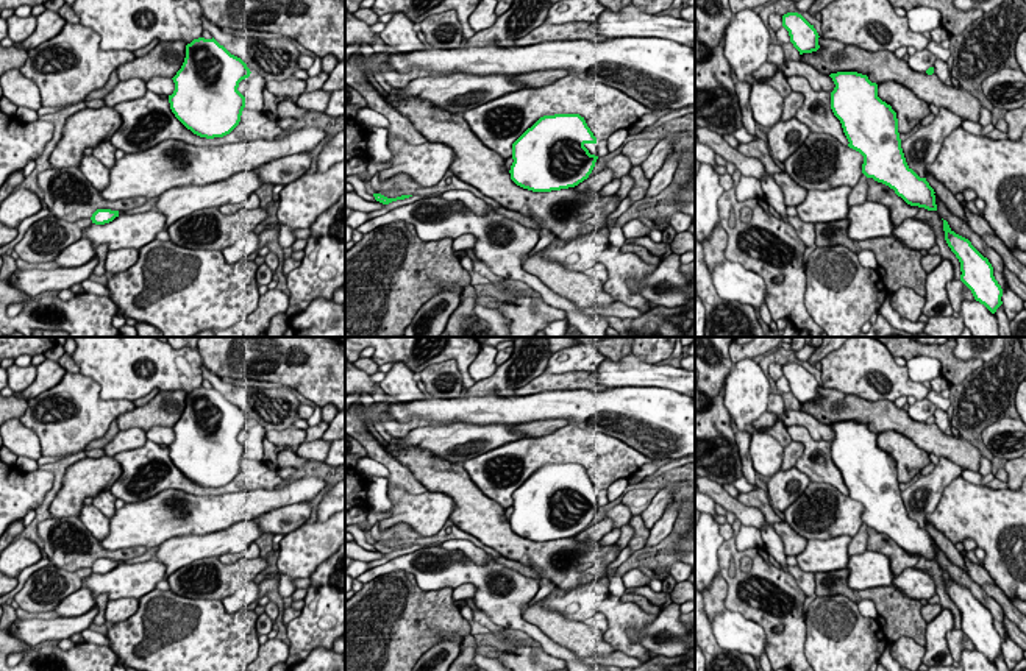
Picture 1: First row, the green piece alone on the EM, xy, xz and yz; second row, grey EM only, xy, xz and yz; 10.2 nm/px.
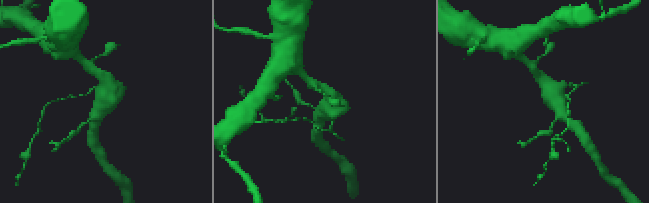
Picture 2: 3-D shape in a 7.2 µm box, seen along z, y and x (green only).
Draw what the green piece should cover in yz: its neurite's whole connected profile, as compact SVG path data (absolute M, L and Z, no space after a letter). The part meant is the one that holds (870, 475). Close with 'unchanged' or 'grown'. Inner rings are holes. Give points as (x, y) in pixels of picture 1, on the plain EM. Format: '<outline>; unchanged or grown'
M837 421L829 426L835 434L831 442L831 459L842 473L850 492L848 496L864 506L862 526L851 538L848 554L856 556L867 551L867 529L873 527L893 538L907 554L937 560L934 538L926 527L920 527L906 512L898 482L896 462L878 446L878 434L871 432L867 424L857 421Z; grown

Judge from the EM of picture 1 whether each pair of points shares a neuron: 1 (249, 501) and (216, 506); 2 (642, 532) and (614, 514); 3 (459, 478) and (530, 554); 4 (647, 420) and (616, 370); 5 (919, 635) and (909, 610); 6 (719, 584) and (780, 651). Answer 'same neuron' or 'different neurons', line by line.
1: same neuron
2: same neuron
3: same neuron
4: different neurons
5: same neuron
6: different neurons

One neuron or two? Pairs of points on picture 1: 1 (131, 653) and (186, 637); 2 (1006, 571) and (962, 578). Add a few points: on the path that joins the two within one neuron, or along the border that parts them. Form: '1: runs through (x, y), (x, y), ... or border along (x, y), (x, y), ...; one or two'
1: runs through (146, 642), (172, 639); one
2: border along (981, 564), (1009, 599); two

